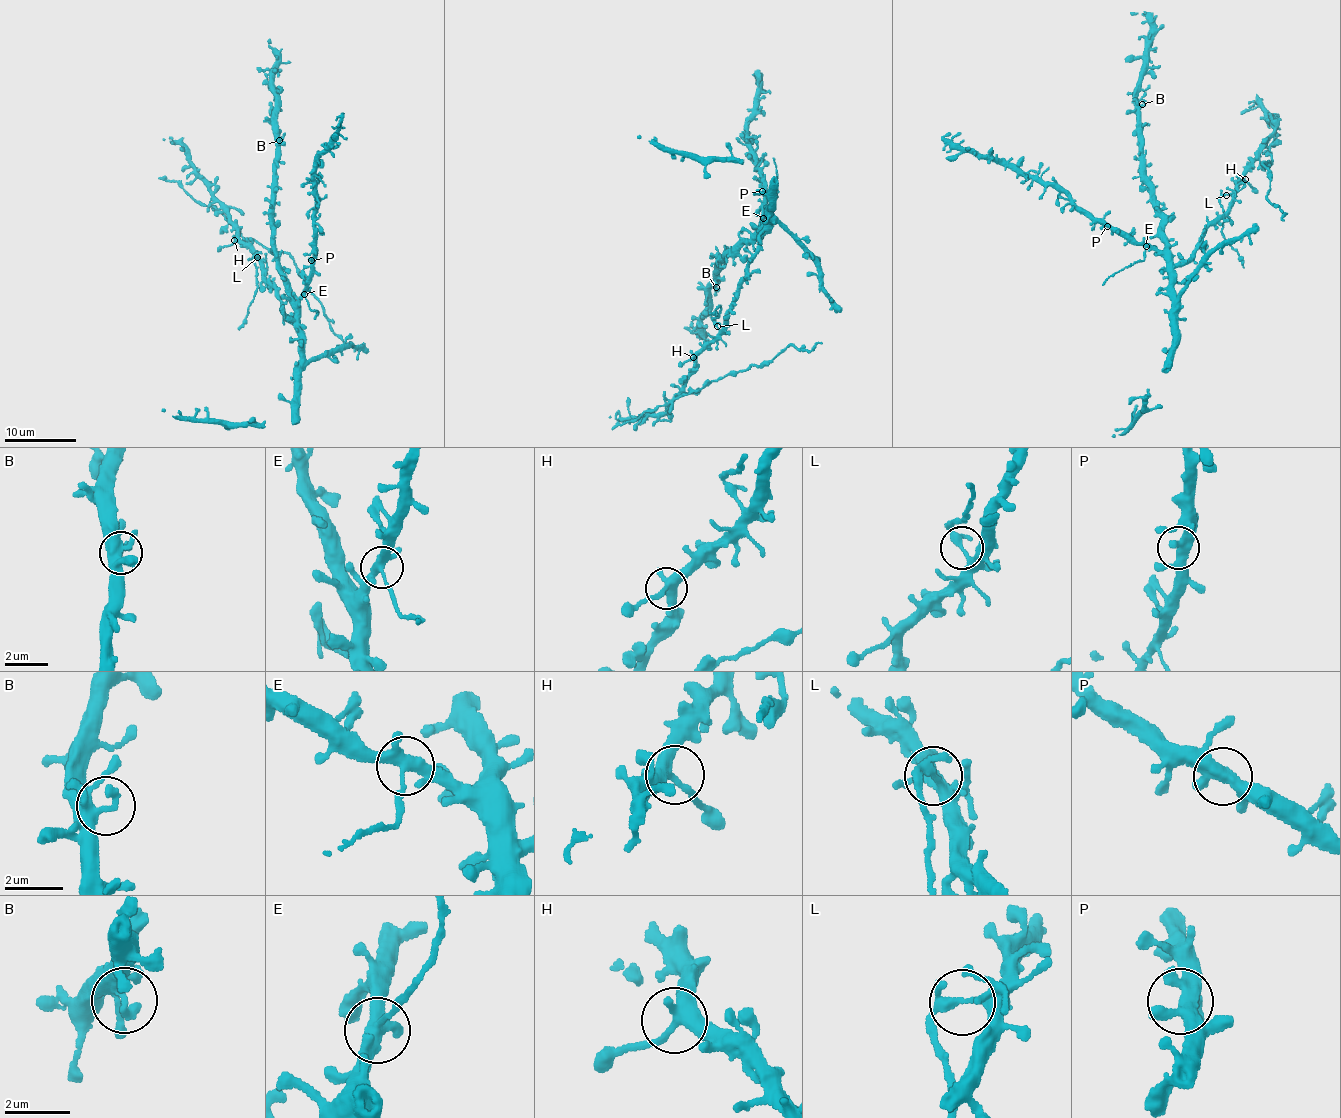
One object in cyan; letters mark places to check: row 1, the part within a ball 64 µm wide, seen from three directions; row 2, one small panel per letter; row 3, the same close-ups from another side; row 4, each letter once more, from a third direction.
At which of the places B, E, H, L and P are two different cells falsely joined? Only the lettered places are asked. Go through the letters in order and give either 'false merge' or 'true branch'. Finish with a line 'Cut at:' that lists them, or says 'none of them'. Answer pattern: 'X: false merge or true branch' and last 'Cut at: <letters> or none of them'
B: true branch
E: false merge
H: true branch
L: false merge
P: true branch
Cut at: E, L

